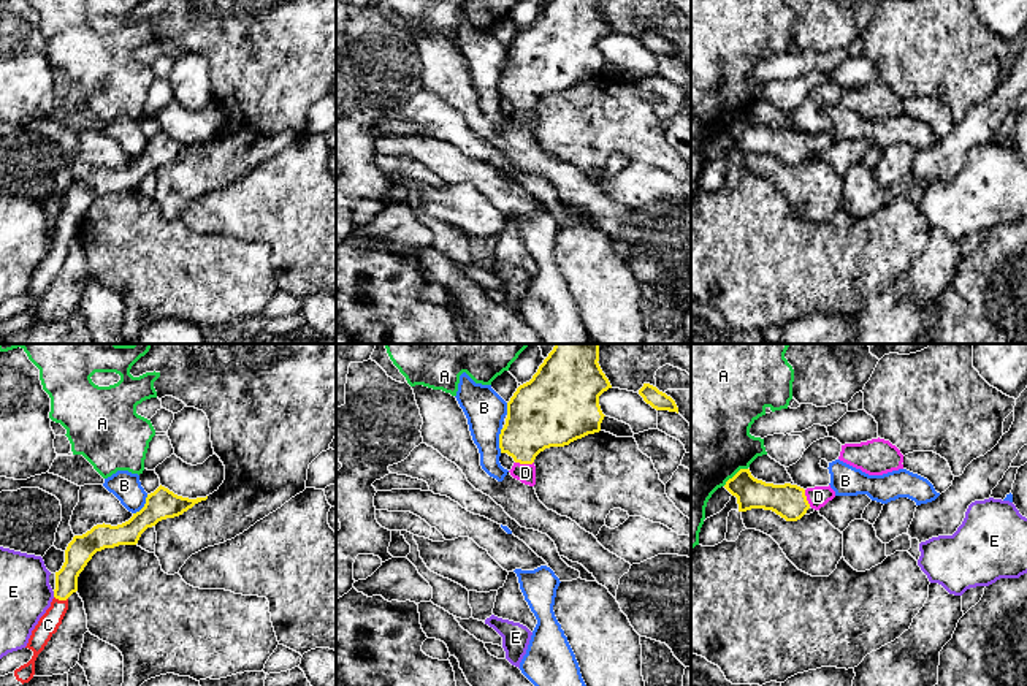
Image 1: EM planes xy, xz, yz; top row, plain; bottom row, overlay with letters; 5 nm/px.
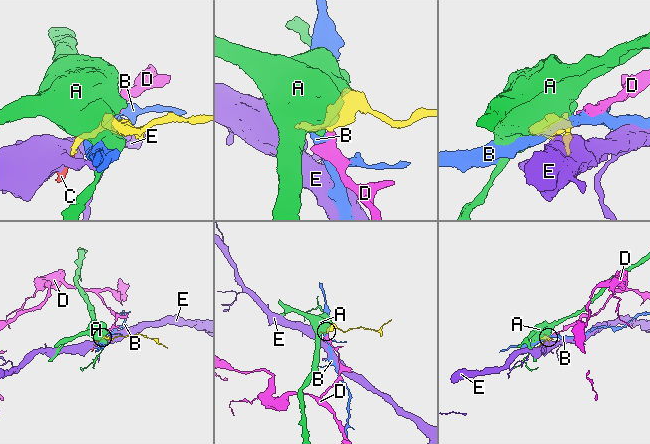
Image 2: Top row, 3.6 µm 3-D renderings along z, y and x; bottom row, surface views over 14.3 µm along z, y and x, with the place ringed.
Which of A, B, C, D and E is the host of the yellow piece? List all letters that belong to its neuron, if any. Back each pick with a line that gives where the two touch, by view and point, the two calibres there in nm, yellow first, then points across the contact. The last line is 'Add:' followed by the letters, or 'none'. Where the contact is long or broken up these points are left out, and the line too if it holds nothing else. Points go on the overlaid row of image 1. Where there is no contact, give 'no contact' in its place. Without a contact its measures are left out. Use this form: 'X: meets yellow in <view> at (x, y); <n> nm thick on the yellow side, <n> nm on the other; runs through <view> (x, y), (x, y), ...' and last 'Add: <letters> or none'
C: meets yellow in xy at (61, 599); 140 nm thick on the yellow side, 110 nm on the other; runs through xy (78, 553), (67, 575), (61, 599), (48, 625)
D: meets yellow in xz at (525, 463); 320 nm thick on the yellow side, 100 nm on the other; runs through xz (539, 417), (525, 434), (525, 463), (525, 472)
Add: C, D

